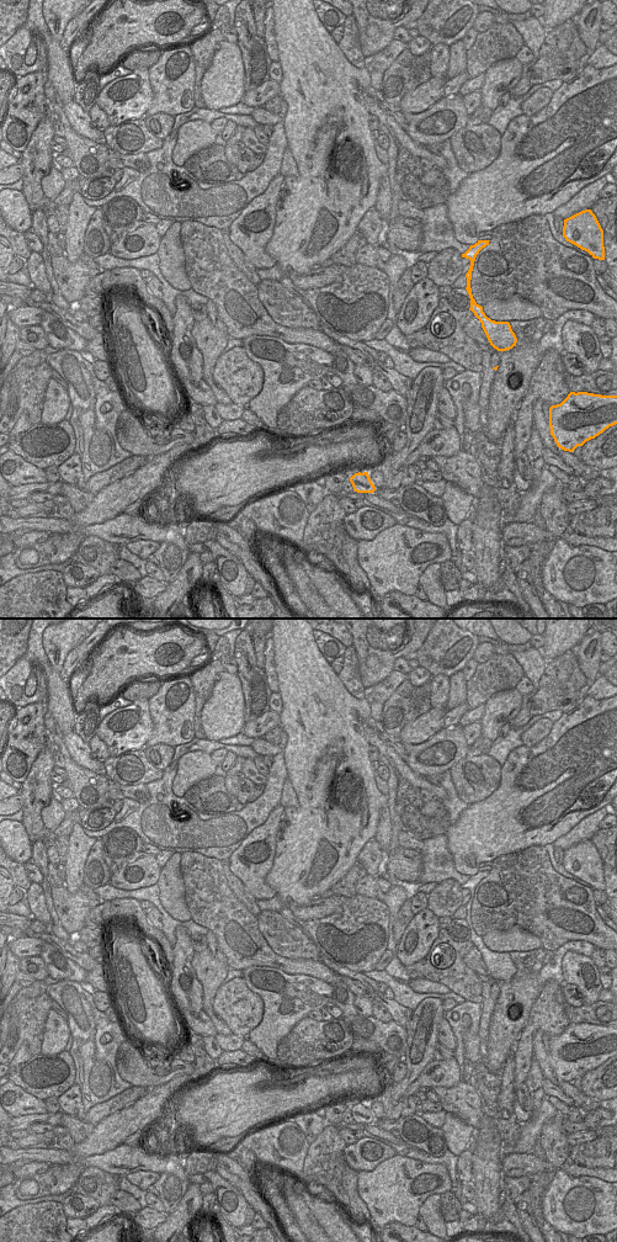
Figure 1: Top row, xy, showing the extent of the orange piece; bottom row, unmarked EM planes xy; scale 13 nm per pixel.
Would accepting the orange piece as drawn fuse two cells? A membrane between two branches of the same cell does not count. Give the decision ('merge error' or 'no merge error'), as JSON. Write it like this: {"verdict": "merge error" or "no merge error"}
{"verdict": "no merge error"}

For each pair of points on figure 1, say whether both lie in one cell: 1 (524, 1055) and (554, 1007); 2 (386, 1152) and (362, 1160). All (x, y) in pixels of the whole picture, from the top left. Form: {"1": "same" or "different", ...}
{"1": "same", "2": "same"}

